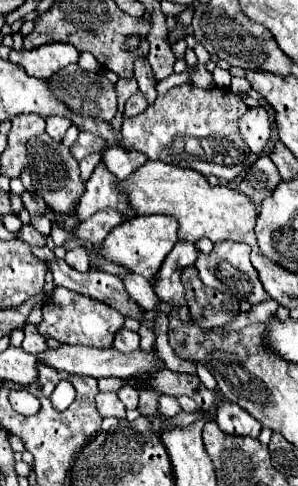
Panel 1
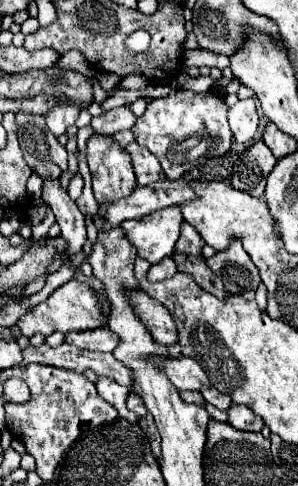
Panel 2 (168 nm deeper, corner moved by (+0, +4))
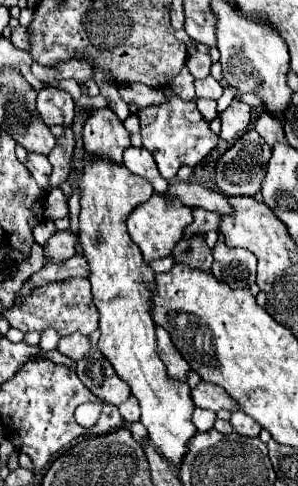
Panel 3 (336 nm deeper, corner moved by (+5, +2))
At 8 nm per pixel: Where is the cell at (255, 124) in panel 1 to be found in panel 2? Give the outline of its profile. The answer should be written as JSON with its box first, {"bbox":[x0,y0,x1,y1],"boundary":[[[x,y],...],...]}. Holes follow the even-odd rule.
{"bbox":[228,99,260,145],"boundary":[[[244,99],[244,101],[238,101],[234,107],[230,107],[228,119],[230,119],[230,127],[236,143],[240,145],[254,143],[260,129],[260,117],[256,113],[254,99]]]}

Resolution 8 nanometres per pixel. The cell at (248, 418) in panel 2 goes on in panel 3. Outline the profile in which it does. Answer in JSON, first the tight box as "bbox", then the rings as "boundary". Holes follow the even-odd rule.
{"bbox":[231,411,261,437],"boundary":[[[243,411],[231,415],[231,425],[243,437],[259,437],[259,431],[261,431],[261,425],[255,419],[251,419],[249,415],[245,415]]]}

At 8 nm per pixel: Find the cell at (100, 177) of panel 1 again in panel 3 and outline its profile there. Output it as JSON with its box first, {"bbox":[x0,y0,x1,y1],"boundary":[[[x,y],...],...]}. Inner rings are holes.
{"bbox":[83,109,131,163],"boundary":[[[91,109],[83,123],[85,153],[101,155],[115,163],[123,163],[123,151],[131,147],[129,131],[123,121],[109,109]]]}

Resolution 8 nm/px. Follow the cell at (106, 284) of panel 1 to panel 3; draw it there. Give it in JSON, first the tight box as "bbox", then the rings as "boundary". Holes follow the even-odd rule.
{"bbox":[157,327,191,381],"boundary":[[[157,327],[157,353],[167,367],[169,379],[187,381],[187,377],[191,373],[191,365],[181,357],[181,353],[175,349],[175,345],[171,345],[169,333],[159,327]]]}

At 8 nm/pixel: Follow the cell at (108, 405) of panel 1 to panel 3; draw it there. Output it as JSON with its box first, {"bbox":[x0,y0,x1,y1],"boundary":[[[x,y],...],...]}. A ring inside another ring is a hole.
{"bbox":[75,347,131,405],"boundary":[[[95,347],[77,361],[75,373],[93,395],[107,401],[109,405],[121,405],[131,395],[127,383],[115,373],[107,357],[103,357],[103,353]]]}

